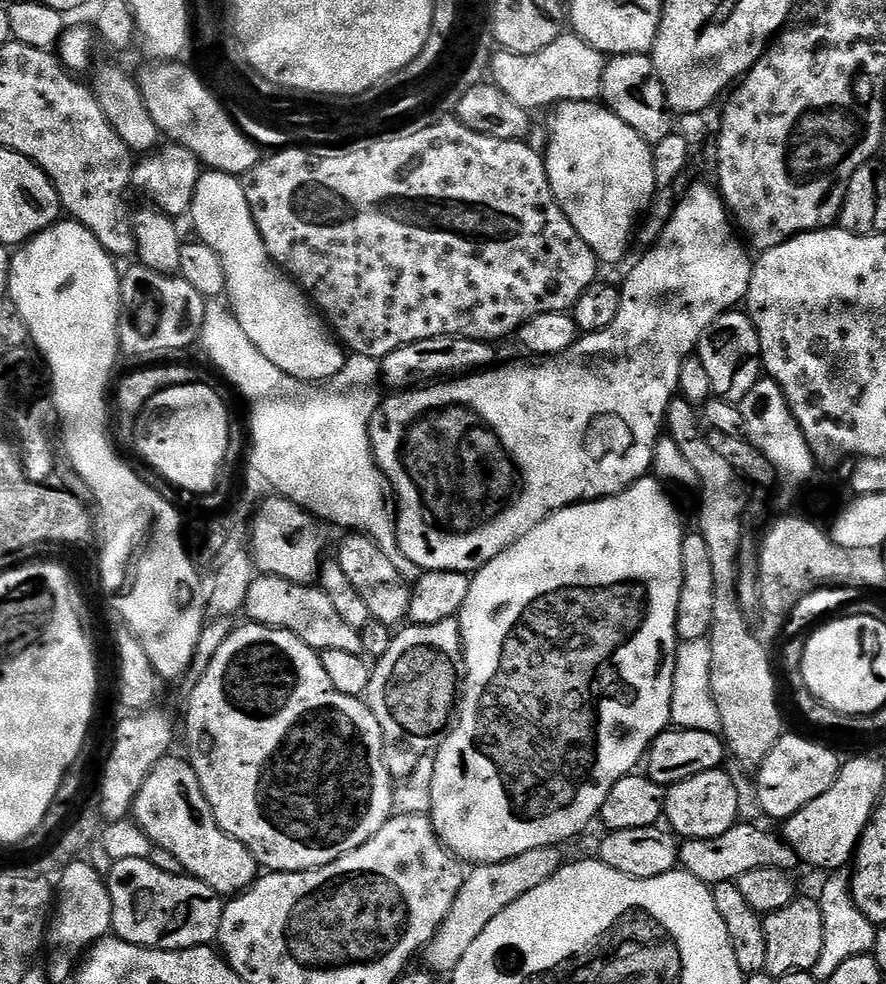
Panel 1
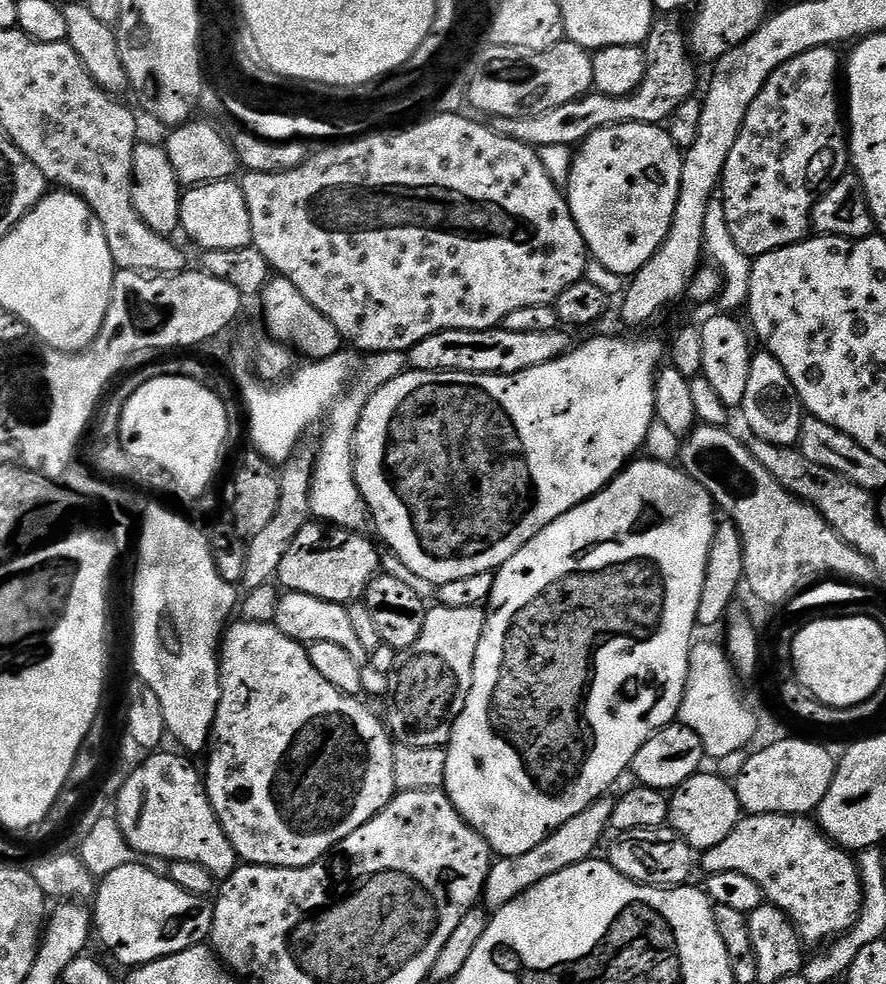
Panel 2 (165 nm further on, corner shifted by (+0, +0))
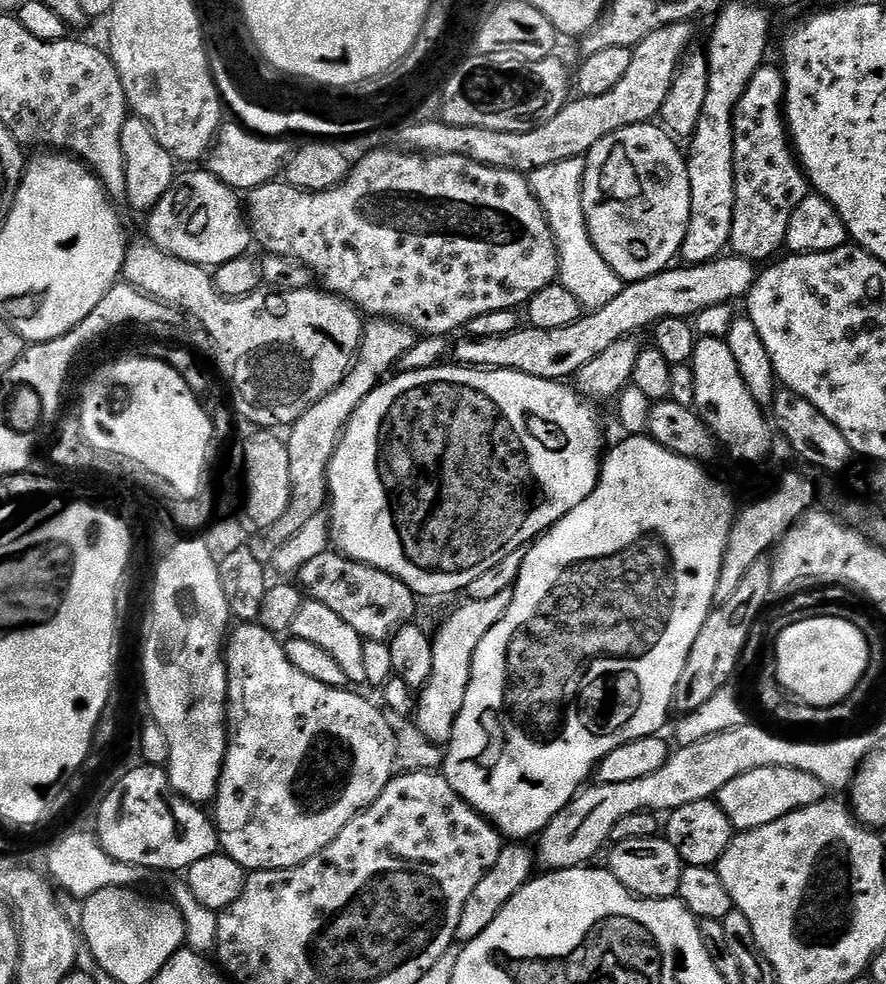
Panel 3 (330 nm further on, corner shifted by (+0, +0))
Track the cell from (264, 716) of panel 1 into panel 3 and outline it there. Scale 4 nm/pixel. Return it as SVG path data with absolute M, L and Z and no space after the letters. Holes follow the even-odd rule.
M240 622L231 629L226 640L226 663L228 753L214 801L220 846L224 855L234 858L249 873L293 868L330 846L346 825L386 790L396 772L394 734L386 726L385 713L366 697L302 674L286 658L277 633L268 632L259 622Z

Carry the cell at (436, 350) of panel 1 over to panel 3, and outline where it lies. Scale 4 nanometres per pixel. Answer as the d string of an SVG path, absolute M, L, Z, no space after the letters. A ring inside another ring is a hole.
M721 254L706 264L676 267L672 266L653 276L636 278L625 283L618 298L606 302L606 306L591 309L587 314L581 316L578 322L574 322L574 326L562 326L562 330L538 330L531 326L521 326L510 334L502 334L494 338L482 338L471 334L461 335L459 337L461 340L457 344L451 345L451 359L460 366L485 370L505 368L515 372L525 372L538 378L564 382L575 377L576 373L582 370L582 366L586 366L586 362L594 362L594 358L598 358L598 354L602 354L602 350L614 346L614 342L635 337L637 335L635 332L640 332L643 328L651 329L662 318L671 316L695 318L700 311L706 310L707 307L732 304L739 296L740 299L747 297L748 291L752 289L752 284L758 275L757 265L753 261L735 254Z

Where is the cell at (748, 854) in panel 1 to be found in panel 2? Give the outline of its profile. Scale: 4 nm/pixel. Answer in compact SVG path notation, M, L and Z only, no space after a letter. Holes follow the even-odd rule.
M745 815L734 826L734 830L730 830L730 834L718 842L718 846L703 849L701 856L704 857L701 860L699 857L698 864L705 868L705 873L737 872L746 874L746 878L754 878L754 882L758 882L764 892L765 901L788 913L790 922L805 945L823 945L835 940L843 932L852 929L860 913L862 886L853 853L829 840L820 831L819 823L808 816Z

